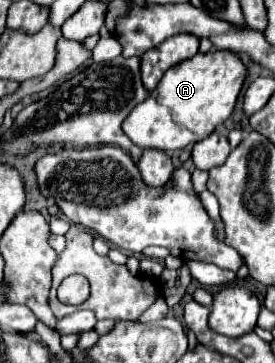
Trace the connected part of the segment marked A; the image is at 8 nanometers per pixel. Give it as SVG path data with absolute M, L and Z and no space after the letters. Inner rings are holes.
M212 50L208 54L196 54L194 58L166 70L150 96L122 122L122 130L140 148L164 152L182 150L200 142L214 132L218 124L230 118L244 78L246 66L234 52Z

